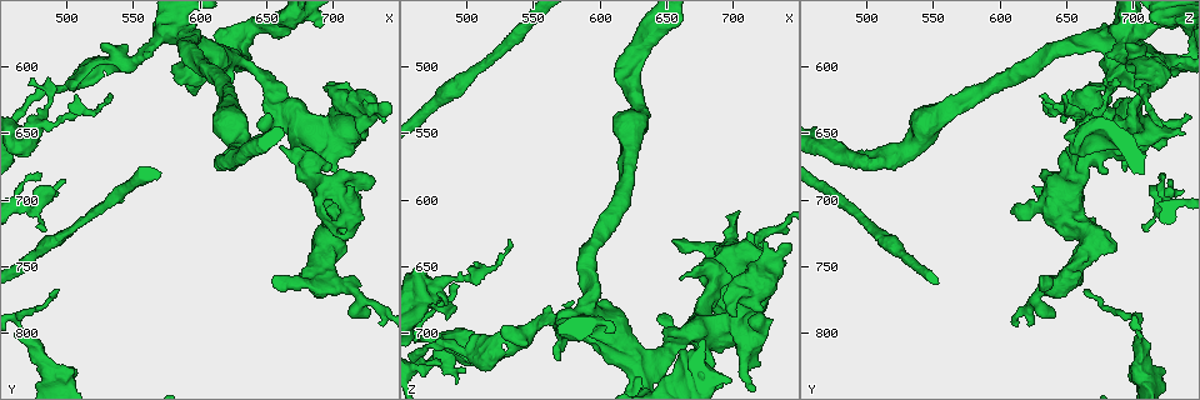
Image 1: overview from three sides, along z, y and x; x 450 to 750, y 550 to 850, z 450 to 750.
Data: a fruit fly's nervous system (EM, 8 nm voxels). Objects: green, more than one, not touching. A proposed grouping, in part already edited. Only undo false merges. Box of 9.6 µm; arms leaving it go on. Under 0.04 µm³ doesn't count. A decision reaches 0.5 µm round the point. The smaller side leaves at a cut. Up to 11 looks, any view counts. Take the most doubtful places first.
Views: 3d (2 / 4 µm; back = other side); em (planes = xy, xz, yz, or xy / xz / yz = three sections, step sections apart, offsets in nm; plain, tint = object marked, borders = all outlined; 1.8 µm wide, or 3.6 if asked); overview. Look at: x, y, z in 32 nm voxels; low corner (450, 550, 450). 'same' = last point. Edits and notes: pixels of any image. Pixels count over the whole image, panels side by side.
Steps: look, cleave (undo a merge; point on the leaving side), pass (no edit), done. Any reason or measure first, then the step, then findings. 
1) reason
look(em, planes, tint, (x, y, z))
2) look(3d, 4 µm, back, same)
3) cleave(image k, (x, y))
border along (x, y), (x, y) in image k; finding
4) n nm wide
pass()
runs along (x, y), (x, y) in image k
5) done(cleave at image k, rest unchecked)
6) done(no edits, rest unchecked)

looks like a crossing
look(em, 3.6 µm, planes, tint, (592, 580, 678))

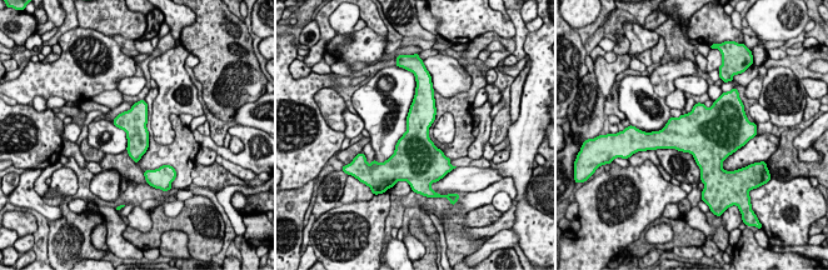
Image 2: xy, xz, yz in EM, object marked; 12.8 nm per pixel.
pass()
all the same neuron

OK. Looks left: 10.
arms run side by side
look(em, planes, tint, (698, 762, 644))

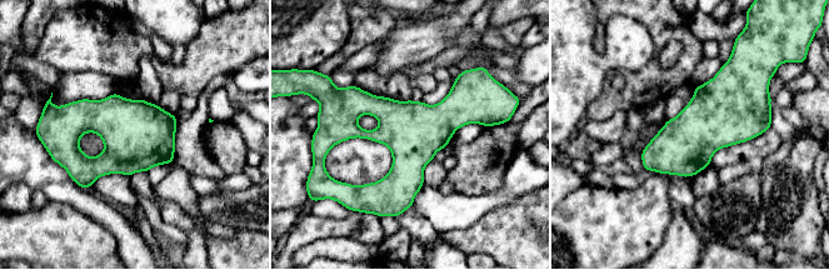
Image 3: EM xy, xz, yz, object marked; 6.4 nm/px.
pass()
one neuron here

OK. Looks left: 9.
touches itself
look(3d, 2 µm, back, (526, 606, 722))

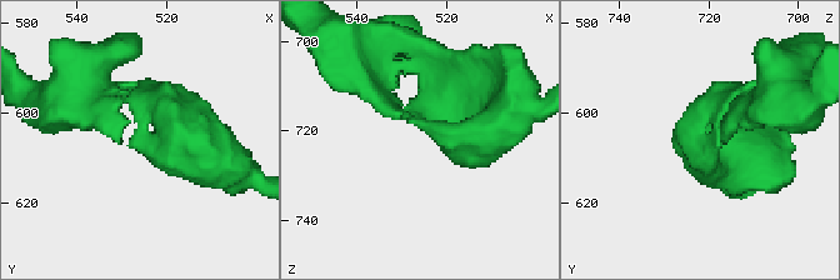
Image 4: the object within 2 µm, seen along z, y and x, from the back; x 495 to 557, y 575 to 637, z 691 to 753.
look(em, yz, step 16, tint, (524, 606, 719))

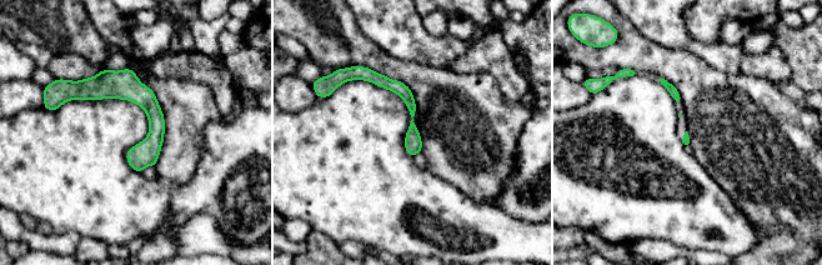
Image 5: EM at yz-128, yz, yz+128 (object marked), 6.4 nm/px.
cut it another way
look(em, planes, tint, same)

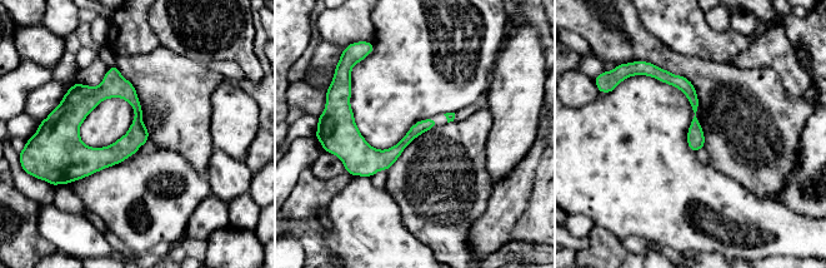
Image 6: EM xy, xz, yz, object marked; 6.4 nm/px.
80 nm wide
pass()
runs along (431, 122), (390, 155), (340, 124) in image 6; one neuron here

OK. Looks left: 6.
narrows sharply
look(em, yz, step 8, tint, (472, 704, 728))

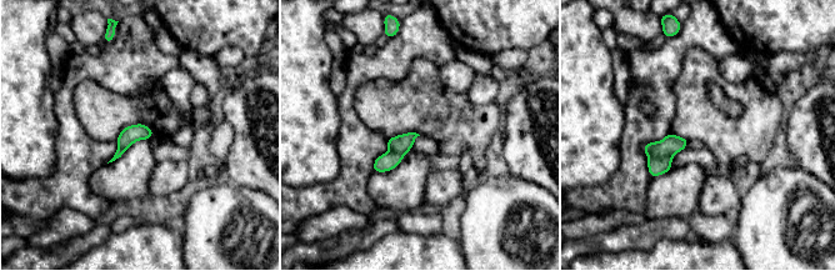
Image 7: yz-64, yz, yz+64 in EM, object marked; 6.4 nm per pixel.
another direction
look(em, planes, tint, same)

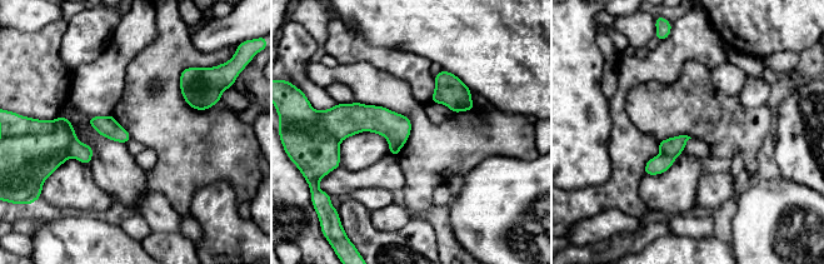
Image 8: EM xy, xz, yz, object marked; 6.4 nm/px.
cleave(image 8, (31, 159))
border along (78, 140), (68, 148), (69, 157) in image 8; a second neuron is stuck on

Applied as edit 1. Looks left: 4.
done(cleave at image 8, rest unchecked)

